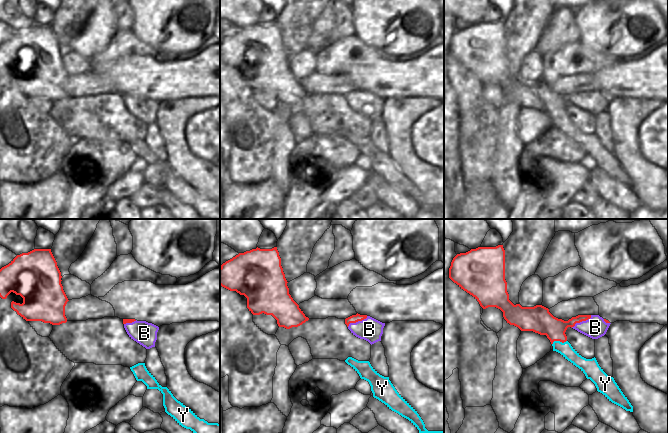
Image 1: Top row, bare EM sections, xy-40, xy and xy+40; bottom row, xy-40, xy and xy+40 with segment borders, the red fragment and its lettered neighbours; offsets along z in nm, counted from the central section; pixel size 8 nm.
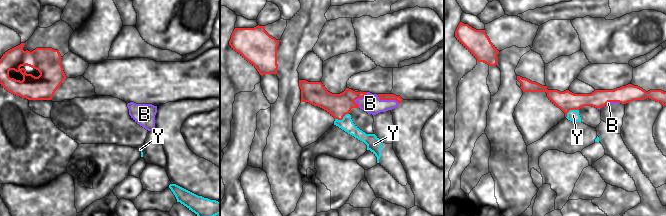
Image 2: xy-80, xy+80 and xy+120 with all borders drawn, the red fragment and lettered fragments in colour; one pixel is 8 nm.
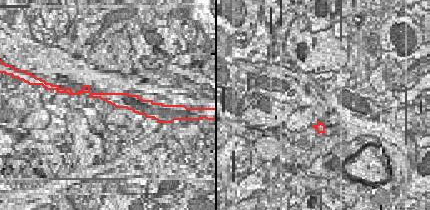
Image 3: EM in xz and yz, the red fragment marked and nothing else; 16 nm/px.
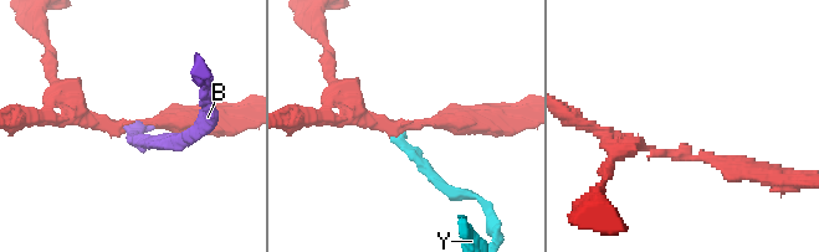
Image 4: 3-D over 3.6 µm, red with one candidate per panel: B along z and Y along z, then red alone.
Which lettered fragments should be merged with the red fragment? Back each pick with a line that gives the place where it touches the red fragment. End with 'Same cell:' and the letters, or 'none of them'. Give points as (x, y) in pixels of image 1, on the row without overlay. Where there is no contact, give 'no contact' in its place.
Same cell: none of them

